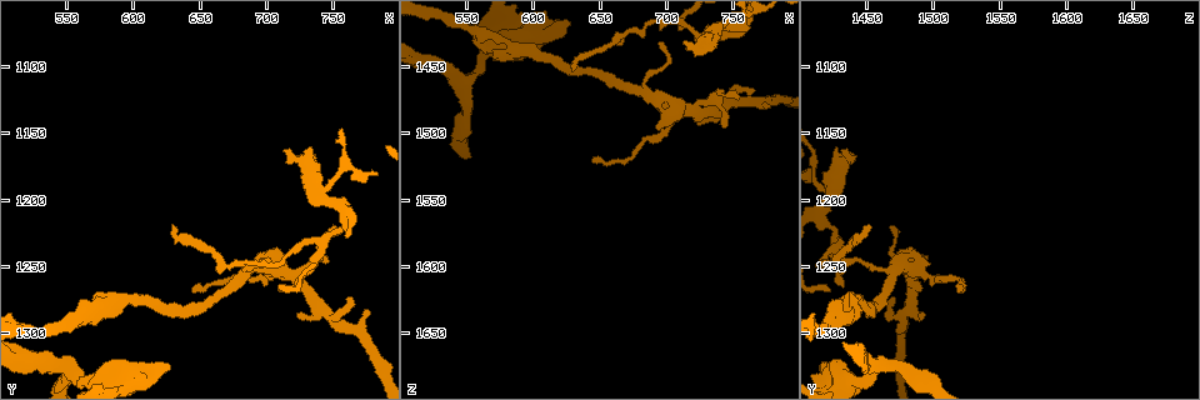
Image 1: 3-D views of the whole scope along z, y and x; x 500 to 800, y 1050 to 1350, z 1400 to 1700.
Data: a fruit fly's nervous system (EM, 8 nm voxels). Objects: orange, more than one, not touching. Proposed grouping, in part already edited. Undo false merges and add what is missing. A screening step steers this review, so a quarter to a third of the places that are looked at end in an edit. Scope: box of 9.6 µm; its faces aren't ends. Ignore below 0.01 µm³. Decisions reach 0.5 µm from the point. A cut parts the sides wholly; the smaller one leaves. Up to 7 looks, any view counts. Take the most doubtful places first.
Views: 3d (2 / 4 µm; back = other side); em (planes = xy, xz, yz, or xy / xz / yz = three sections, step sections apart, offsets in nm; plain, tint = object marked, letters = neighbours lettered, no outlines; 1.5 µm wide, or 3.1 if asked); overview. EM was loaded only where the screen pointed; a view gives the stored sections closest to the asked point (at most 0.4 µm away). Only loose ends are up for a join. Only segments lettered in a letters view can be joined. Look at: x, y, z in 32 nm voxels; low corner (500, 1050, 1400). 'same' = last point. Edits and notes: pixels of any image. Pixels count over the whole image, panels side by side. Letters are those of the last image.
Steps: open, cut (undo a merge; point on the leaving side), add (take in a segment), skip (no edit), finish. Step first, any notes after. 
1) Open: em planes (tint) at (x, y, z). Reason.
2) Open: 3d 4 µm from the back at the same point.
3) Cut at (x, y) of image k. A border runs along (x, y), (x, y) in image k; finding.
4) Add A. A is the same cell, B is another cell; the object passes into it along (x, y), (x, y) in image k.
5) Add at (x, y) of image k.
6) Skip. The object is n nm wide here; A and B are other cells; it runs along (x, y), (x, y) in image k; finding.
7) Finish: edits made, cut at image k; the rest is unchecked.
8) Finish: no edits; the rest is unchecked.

Open: 3d 4 µm at (628, 1220, 1452). Branch stops here.

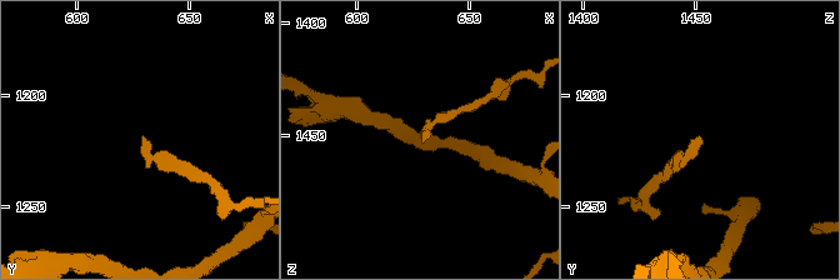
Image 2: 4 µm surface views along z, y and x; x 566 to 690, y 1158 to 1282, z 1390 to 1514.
Open: em yz step 4 (tint) at (631, 1218, 1452).

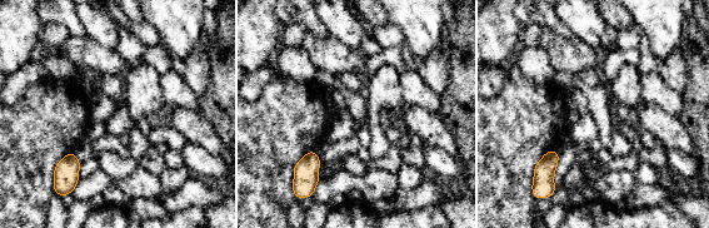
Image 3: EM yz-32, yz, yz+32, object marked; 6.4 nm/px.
Open: em yz step 4 (letters) at the same point.

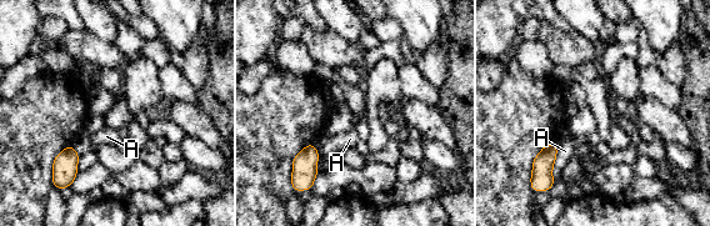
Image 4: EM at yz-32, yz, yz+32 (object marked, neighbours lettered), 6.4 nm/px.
Skip. A is another cell; a border runs along (558, 147), (551, 176) in image 4; no lettered segment goes on from it.

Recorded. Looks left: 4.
Open: em planes (letters) at (696, 1248, 1478). Abrupt turn.

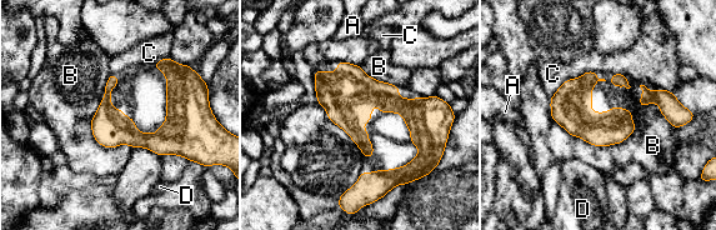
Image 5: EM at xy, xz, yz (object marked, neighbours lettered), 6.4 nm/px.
Skip. The longest contact is with B, 550 nm; A, B, C and D are other cells; it runs along (195, 115), (168, 139), (94, 124) in image 5; continuous, no second neuron.

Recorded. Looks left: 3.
Open: 3d 2 µm from the back at (568, 1274, 1444). An open end.

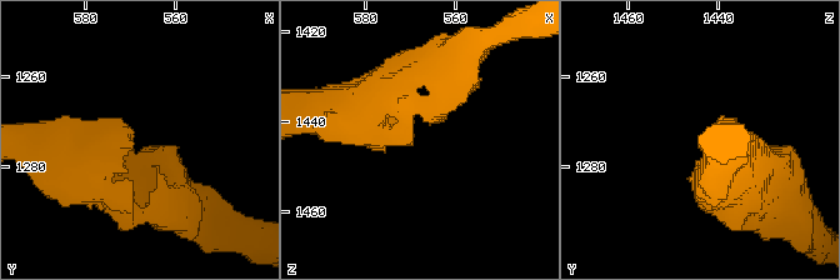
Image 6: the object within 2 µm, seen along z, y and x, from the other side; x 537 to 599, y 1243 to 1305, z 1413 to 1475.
Open: em planes (letters) at (570, 1274, 1443). The arms are 170, 360 nm wide; need the tissue.

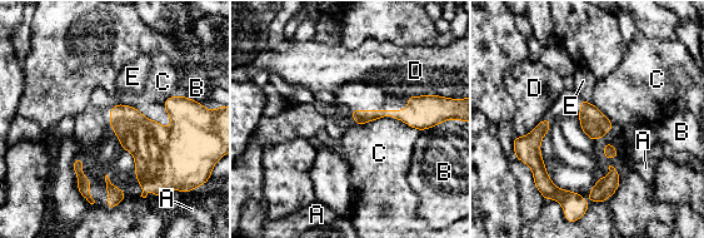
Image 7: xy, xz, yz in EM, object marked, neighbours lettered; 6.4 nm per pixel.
Skip. The longest contact is with C, 400 nm; A, B, C, D and E are other cells; a border runs along (179, 94), (168, 128), (118, 103) in image 7; no lettered segment goes on from it.

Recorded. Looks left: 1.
Finish: no edits; the rest is unchecked.

